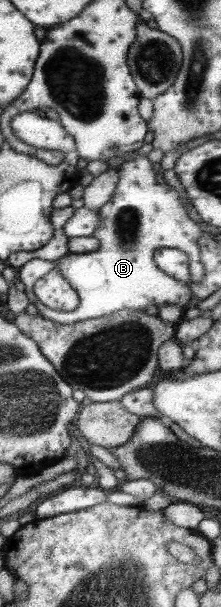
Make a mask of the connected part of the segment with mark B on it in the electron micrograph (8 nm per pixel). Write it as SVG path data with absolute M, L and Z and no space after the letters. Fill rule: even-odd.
M134 150L116 162L116 165L119 180L114 192L106 204L97 210L98 224L93 238L98 241L98 248L84 254L68 253L54 262L34 258L20 268L16 281L24 284L24 295L28 297L28 303L36 307L37 316L56 324L74 324L125 309L144 311L148 306L159 309L165 305L185 309L193 303L189 286L176 282L170 275L158 270L153 254L162 248L180 250L188 258L190 283L200 283L205 277L197 245L202 230L196 222L188 218L184 206L178 202L172 188L156 188L154 172L150 170L151 164L146 160L146 155L140 155ZM54 269L77 291L78 307L74 311L46 309L46 306L34 297L33 284Z

